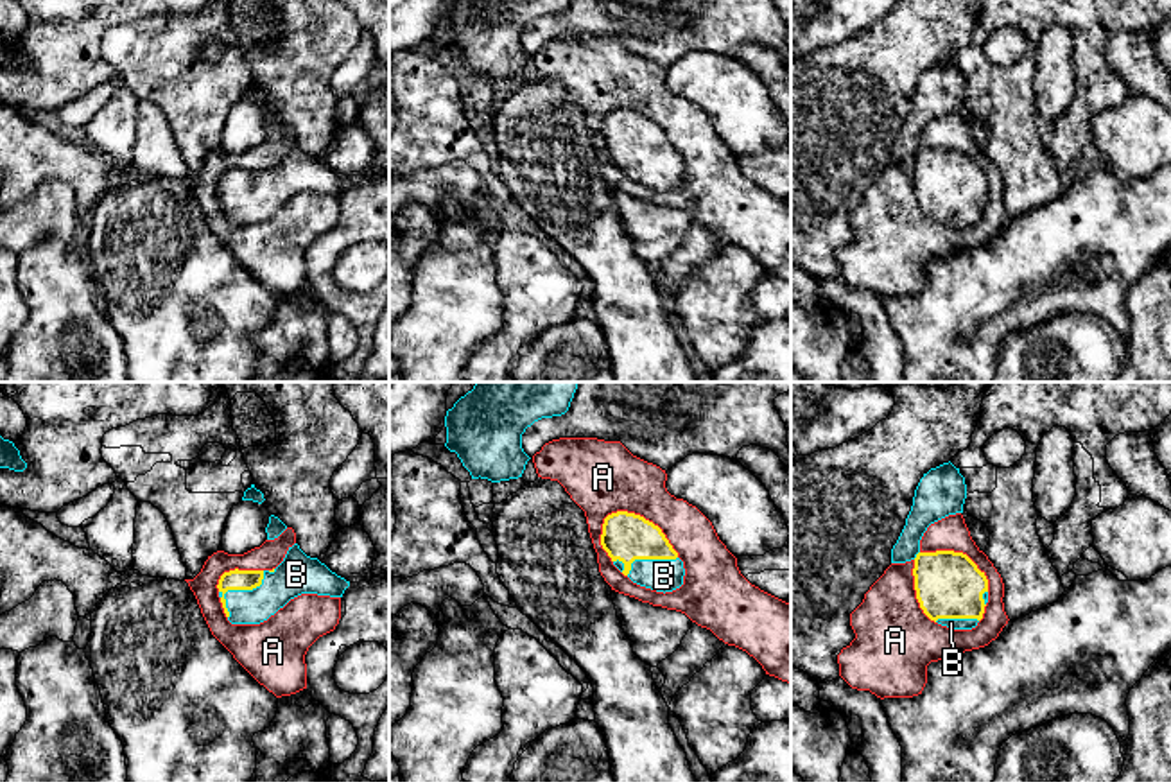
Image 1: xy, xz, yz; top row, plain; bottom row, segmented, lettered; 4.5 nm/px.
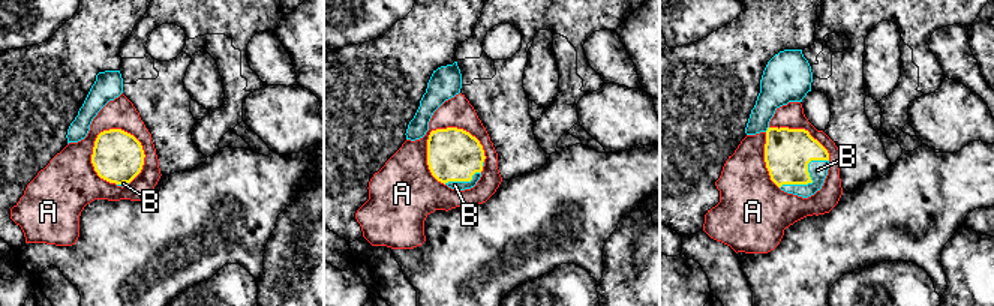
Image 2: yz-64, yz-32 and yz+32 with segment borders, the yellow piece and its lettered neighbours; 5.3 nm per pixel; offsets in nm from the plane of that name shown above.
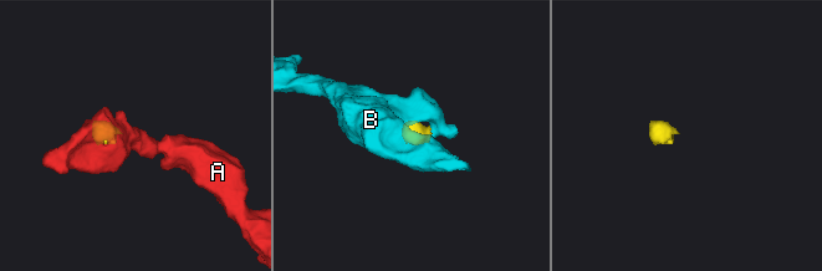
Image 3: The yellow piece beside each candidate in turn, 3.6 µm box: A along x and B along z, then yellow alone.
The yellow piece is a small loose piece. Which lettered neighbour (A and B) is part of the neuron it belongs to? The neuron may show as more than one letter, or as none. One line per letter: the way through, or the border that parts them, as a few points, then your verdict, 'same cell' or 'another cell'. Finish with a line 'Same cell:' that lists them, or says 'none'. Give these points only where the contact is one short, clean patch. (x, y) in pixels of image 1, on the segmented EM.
A: another cell
B: same cell
Same cell: B

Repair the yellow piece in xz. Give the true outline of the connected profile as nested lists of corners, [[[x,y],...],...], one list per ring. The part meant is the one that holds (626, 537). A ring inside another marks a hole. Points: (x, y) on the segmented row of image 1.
[[[617,511],[604,518],[601,545],[633,583],[672,592],[683,585],[683,561],[658,526],[640,515]]]

